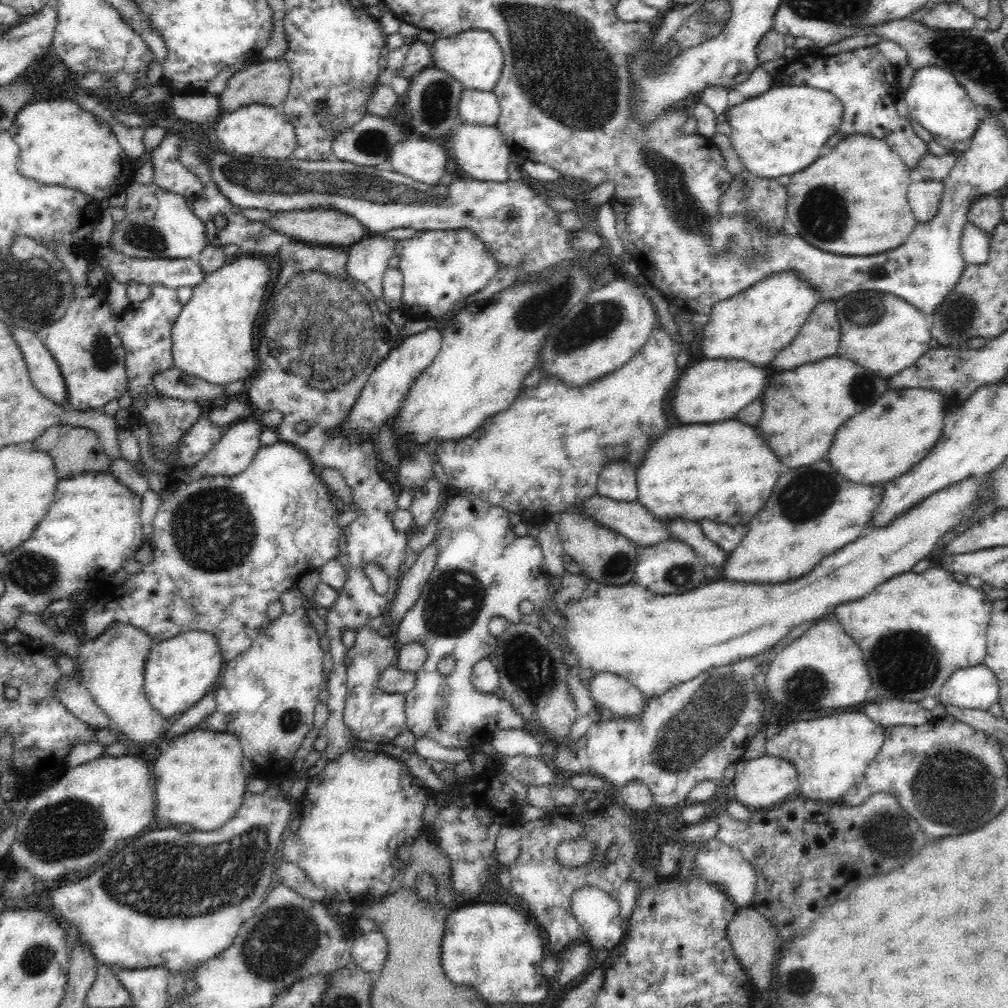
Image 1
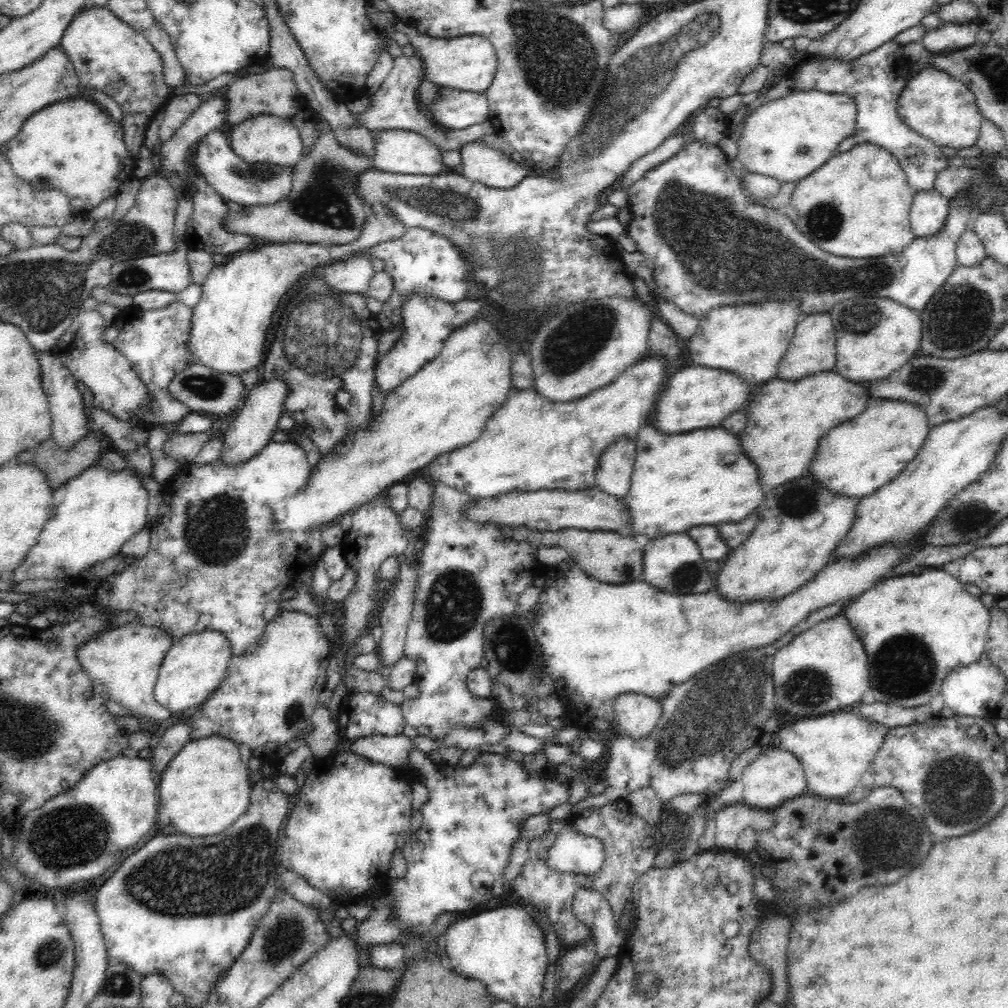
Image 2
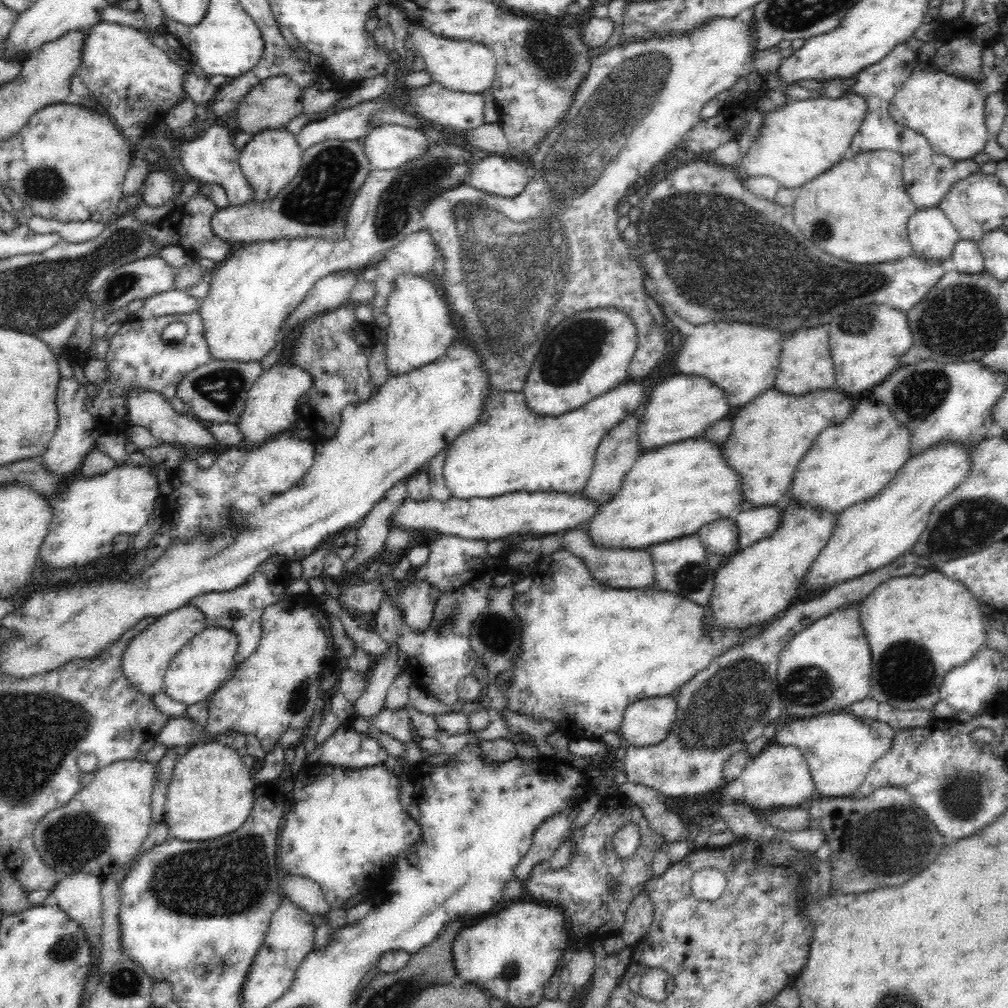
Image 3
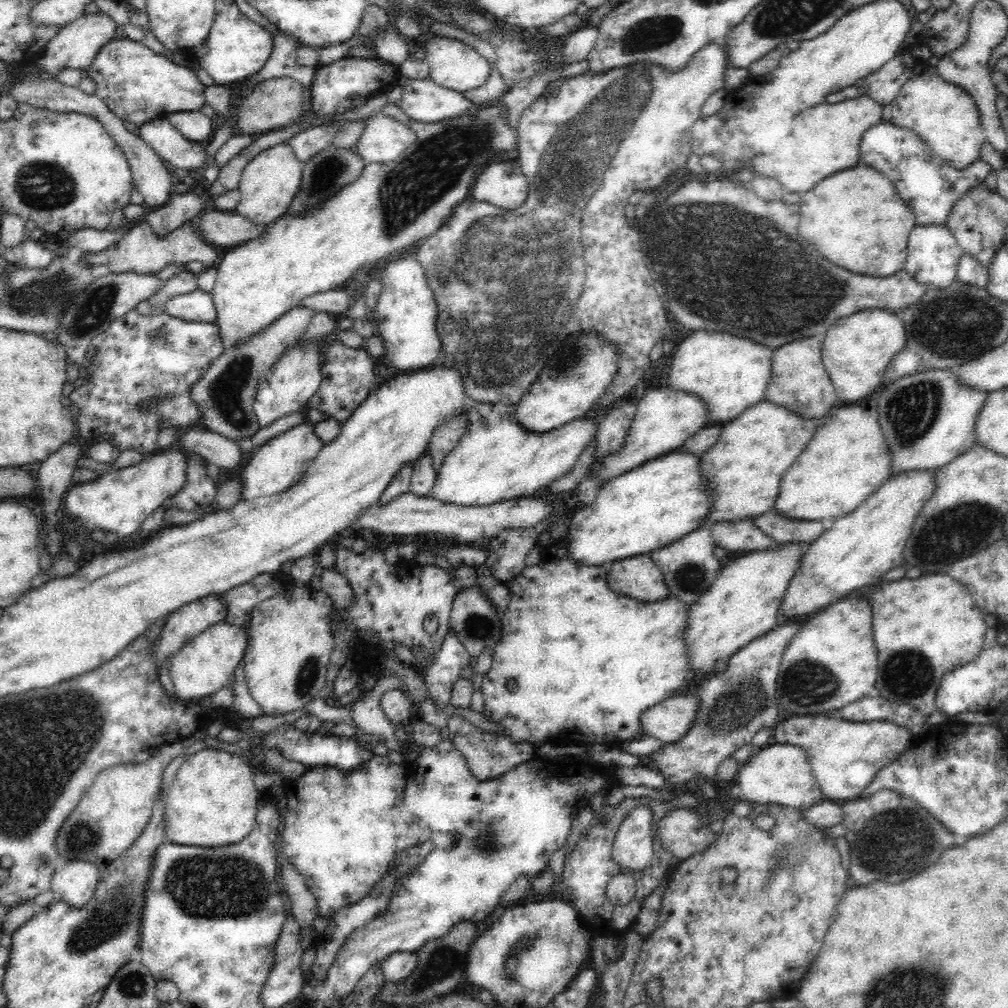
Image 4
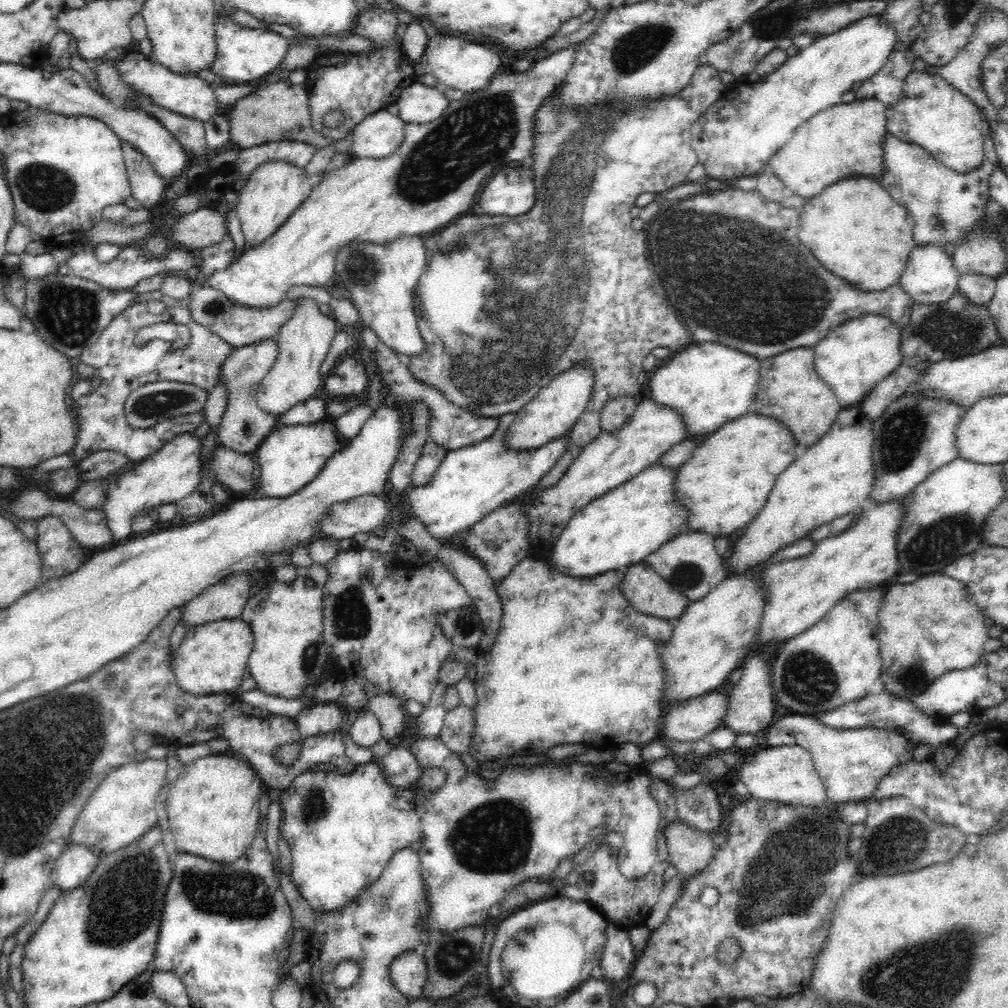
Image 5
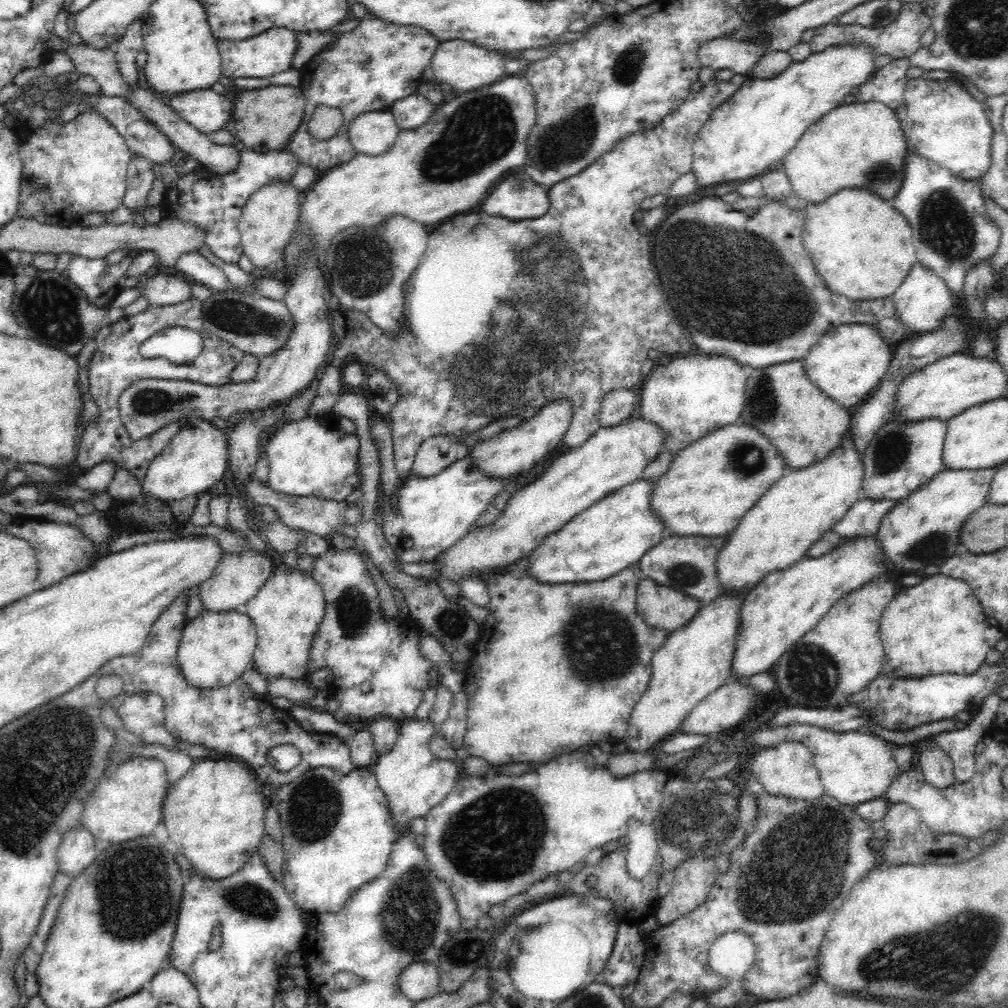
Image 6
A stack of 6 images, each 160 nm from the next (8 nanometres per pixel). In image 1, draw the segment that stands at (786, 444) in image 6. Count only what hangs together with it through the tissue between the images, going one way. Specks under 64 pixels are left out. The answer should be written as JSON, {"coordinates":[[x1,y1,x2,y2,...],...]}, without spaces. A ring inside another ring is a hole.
{"coordinates":[[822,300,813,308,806,322,794,337,794,340,788,346,784,346,772,358,770,364,771,371,792,370,798,368,800,364,816,362,816,360,822,360,824,356,837,354,841,339,841,326,837,313,837,304,835,302,836,300]]}

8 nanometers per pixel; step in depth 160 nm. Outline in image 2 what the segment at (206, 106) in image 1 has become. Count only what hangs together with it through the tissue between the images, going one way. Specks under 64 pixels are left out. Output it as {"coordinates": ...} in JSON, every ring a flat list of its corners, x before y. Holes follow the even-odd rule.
{"coordinates":[[188,92,173,96,167,103,165,119,159,128,158,141,167,141,176,128,180,128,182,123,202,104,200,94]]}

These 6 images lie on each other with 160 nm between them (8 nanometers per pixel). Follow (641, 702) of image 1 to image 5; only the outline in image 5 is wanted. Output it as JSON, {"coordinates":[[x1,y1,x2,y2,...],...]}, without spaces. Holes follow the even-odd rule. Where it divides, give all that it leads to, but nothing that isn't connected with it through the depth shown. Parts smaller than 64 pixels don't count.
{"coordinates":[[714,692,672,703,662,718,661,737,694,742,720,726,726,714,724,693]]}

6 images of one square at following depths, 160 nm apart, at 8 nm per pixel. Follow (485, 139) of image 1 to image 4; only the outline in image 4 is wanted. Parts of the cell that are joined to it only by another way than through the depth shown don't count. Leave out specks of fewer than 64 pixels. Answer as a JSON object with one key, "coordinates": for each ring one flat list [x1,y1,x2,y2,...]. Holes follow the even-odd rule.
{"coordinates":[[516,160,488,164,474,180,470,196,506,210,514,210,526,201,528,192,529,182]]}

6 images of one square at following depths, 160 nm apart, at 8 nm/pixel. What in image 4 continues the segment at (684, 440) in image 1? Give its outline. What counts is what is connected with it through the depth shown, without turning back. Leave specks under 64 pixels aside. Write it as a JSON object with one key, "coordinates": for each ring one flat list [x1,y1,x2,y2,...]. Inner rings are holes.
{"coordinates":[[680,446,652,459,608,480,591,505,582,505,571,512,567,520,570,538,565,544,574,560,588,566,606,567,614,560,648,555,706,526,702,522,708,518,713,496,708,496,708,482,700,469,701,455,696,456]]}

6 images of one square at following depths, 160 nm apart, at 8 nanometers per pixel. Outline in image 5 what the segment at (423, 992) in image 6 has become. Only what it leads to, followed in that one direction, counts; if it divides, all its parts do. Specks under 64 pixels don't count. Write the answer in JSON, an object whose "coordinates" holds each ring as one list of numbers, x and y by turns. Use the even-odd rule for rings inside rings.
{"coordinates":[[413,951,400,954,390,964,392,985,407,998,422,998,422,986,426,982,426,963,424,957]]}

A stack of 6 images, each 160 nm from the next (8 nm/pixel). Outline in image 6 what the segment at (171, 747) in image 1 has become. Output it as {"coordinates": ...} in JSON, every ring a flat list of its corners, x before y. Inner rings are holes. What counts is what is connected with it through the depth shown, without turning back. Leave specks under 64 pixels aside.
{"coordinates":[[205,758,194,763,166,792,164,820,170,840,202,877,227,878,248,862,262,840,265,797,263,782,244,763]]}

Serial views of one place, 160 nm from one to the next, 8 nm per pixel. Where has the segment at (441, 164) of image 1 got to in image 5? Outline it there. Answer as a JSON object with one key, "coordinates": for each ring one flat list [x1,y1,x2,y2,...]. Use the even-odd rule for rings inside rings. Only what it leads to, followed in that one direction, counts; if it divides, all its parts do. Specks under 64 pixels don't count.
{"coordinates":[[380,109,363,118,353,128,350,155,353,158,384,158,395,153,404,140,405,122]]}

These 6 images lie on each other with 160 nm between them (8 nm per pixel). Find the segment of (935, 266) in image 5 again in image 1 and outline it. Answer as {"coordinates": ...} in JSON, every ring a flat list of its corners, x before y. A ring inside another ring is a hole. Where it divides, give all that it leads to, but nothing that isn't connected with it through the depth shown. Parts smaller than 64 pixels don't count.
{"coordinates":[[916,180,908,186,907,198,917,222,928,222,936,214,943,198,942,180]]}

